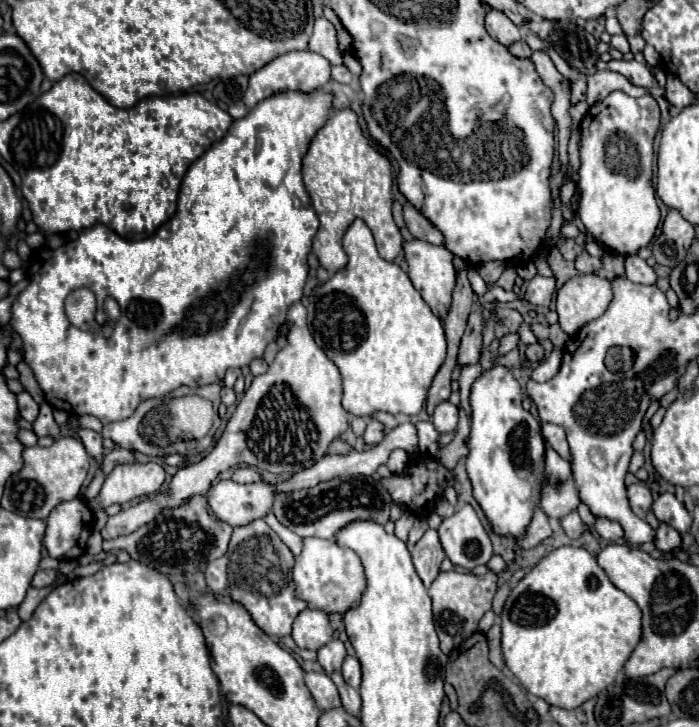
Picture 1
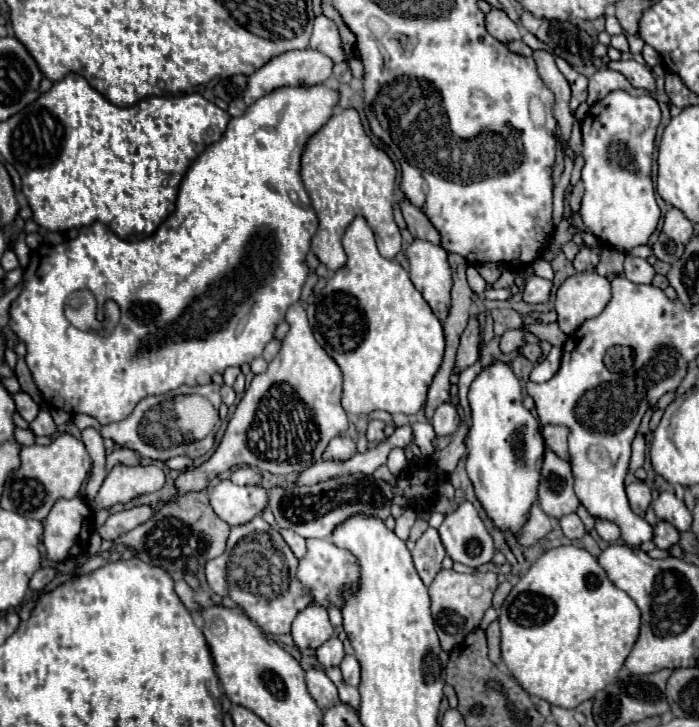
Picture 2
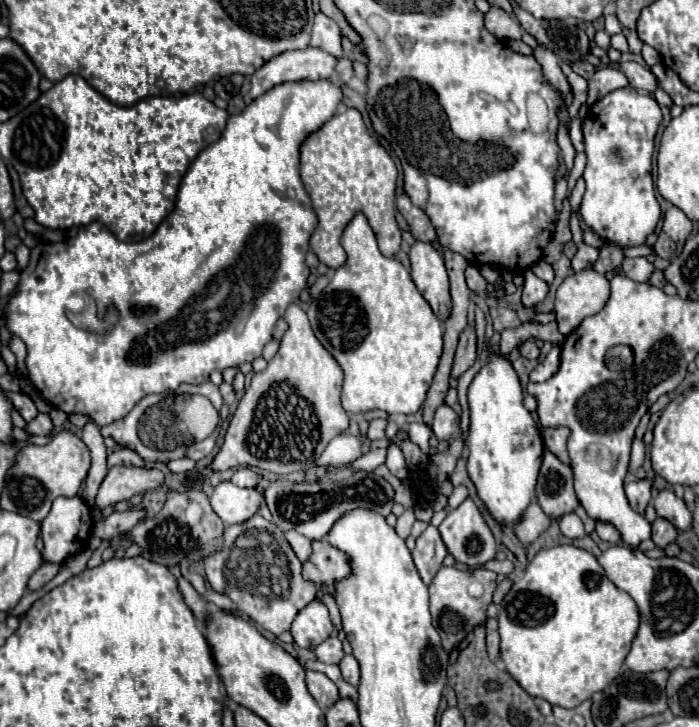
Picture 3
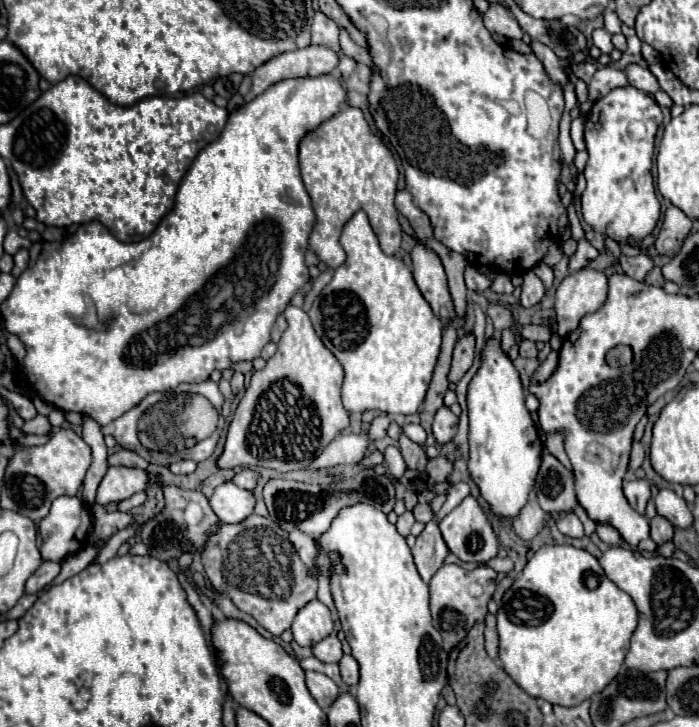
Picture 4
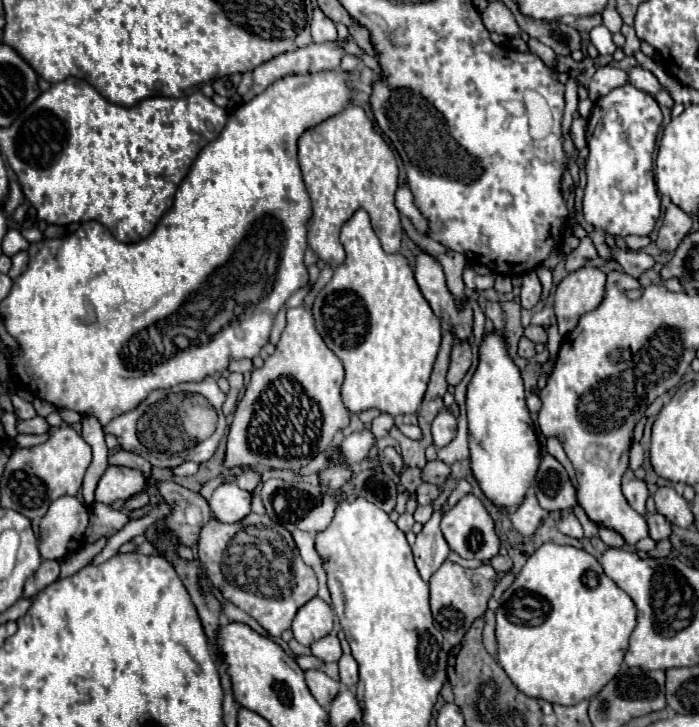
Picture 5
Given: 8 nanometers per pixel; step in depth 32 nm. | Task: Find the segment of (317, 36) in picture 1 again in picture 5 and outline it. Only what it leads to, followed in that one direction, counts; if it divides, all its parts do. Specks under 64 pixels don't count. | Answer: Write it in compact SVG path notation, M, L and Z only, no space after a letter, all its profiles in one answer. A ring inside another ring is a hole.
M320 8L314 10L314 18L312 18L312 40L314 42L328 42L328 40L336 40L336 26L334 22L324 16L324 12L320 12Z

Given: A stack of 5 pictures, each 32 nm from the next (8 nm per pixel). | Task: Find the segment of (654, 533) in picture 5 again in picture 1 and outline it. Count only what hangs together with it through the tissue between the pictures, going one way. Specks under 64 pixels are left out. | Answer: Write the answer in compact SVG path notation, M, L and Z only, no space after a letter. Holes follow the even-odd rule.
M660 524L658 530L656 530L656 538L654 538L654 544L658 550L662 552L672 552L674 548L680 546L680 534L670 526L670 524Z

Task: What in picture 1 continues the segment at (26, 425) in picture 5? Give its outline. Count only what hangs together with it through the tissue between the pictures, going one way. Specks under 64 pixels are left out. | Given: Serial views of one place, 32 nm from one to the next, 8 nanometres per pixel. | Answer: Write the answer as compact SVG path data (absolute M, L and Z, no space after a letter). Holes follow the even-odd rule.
M46 402L40 404L40 414L38 414L38 418L34 420L32 430L34 430L36 436L52 436L52 438L58 438L60 426L54 422L50 404L46 404Z

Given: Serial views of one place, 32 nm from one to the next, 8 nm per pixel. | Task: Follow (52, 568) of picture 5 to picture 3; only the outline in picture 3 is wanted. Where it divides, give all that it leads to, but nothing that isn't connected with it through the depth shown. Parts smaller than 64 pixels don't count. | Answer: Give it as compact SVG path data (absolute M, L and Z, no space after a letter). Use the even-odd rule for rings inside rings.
M44 562L34 574L32 578L28 580L28 590L40 590L44 584L48 584L56 574L58 574L60 566L58 564L52 564L52 562Z

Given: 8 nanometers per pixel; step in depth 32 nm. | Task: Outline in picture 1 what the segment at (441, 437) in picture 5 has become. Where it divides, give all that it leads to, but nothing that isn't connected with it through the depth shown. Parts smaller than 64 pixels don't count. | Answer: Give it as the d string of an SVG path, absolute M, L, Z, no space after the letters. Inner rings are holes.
M452 402L438 404L436 410L434 410L434 414L432 414L432 422L434 422L434 428L440 434L454 432L456 424L458 424L458 408Z

